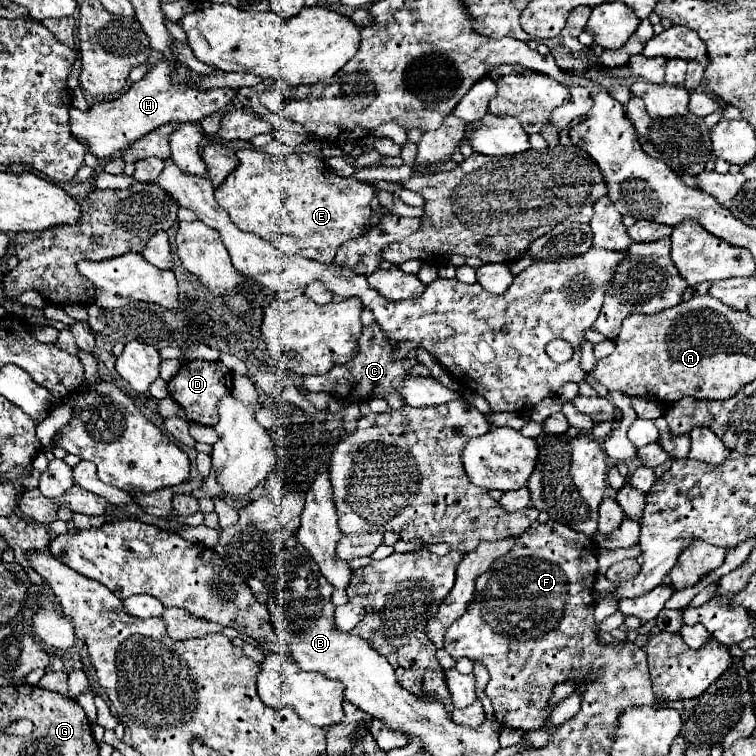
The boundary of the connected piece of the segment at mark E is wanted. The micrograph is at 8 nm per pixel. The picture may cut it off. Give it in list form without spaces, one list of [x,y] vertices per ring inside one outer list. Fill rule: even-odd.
[[[237,150],[239,166],[227,176],[227,180],[215,190],[215,198],[219,206],[229,214],[231,222],[239,226],[243,232],[253,232],[259,238],[273,244],[287,256],[303,256],[309,260],[331,264],[337,248],[359,236],[363,226],[369,222],[369,202],[375,194],[375,188],[367,182],[359,182],[353,176],[343,178],[327,168],[327,164],[311,154],[289,154],[289,156],[273,156],[263,150]]]

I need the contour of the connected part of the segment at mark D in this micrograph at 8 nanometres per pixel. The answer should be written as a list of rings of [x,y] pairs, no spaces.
[[[189,360],[169,380],[169,394],[173,400],[177,400],[181,404],[189,422],[215,426],[215,422],[219,420],[217,404],[221,398],[225,398],[231,392],[231,384],[233,384],[233,374],[223,362],[219,362],[219,360],[215,360],[215,362]]]

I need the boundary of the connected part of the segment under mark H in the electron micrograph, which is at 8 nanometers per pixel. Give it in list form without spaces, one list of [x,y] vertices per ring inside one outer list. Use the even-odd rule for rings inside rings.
[[[165,58],[155,62],[155,66],[147,72],[147,76],[133,86],[117,100],[111,102],[97,102],[91,110],[81,112],[75,106],[70,108],[69,127],[73,136],[79,142],[89,142],[91,152],[97,158],[111,158],[119,152],[125,152],[137,138],[163,126],[167,122],[199,122],[203,116],[223,110],[231,100],[235,90],[233,88],[215,88],[215,90],[197,90],[191,84],[175,84],[171,76],[179,64],[171,64]]]

